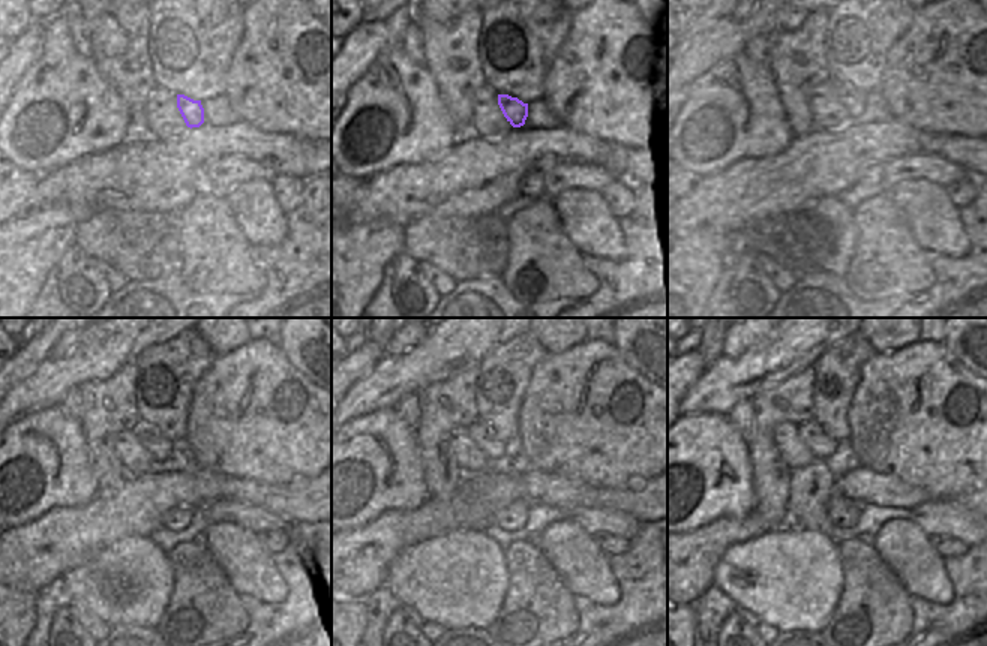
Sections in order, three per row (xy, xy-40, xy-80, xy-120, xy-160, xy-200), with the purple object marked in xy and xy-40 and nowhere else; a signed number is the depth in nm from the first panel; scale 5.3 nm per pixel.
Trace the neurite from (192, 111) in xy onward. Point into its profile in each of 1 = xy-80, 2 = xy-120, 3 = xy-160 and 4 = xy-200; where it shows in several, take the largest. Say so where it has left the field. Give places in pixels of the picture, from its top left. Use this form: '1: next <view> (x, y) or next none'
1: next xy-80 (840, 104)
2: next xy-120 (159, 447)
3: next xy-160 (480, 435)
4: next xy-200 (812, 435)

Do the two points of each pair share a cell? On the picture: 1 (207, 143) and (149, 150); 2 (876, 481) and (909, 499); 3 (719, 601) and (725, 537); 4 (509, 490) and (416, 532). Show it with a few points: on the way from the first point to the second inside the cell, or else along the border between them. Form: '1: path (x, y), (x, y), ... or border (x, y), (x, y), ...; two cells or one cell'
1: path (192, 149), (164, 150); one cell
2: path (884, 489), (902, 495); one cell
3: border (713, 582), (692, 603); two cells
4: path (486, 492), (467, 508), (438, 516); one cell

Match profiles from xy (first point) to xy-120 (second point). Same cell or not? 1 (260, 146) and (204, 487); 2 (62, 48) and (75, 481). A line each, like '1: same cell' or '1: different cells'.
1: same cell
2: same cell

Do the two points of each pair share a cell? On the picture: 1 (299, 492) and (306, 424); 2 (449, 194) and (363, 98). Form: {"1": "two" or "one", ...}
{"1": "two", "2": "two"}

